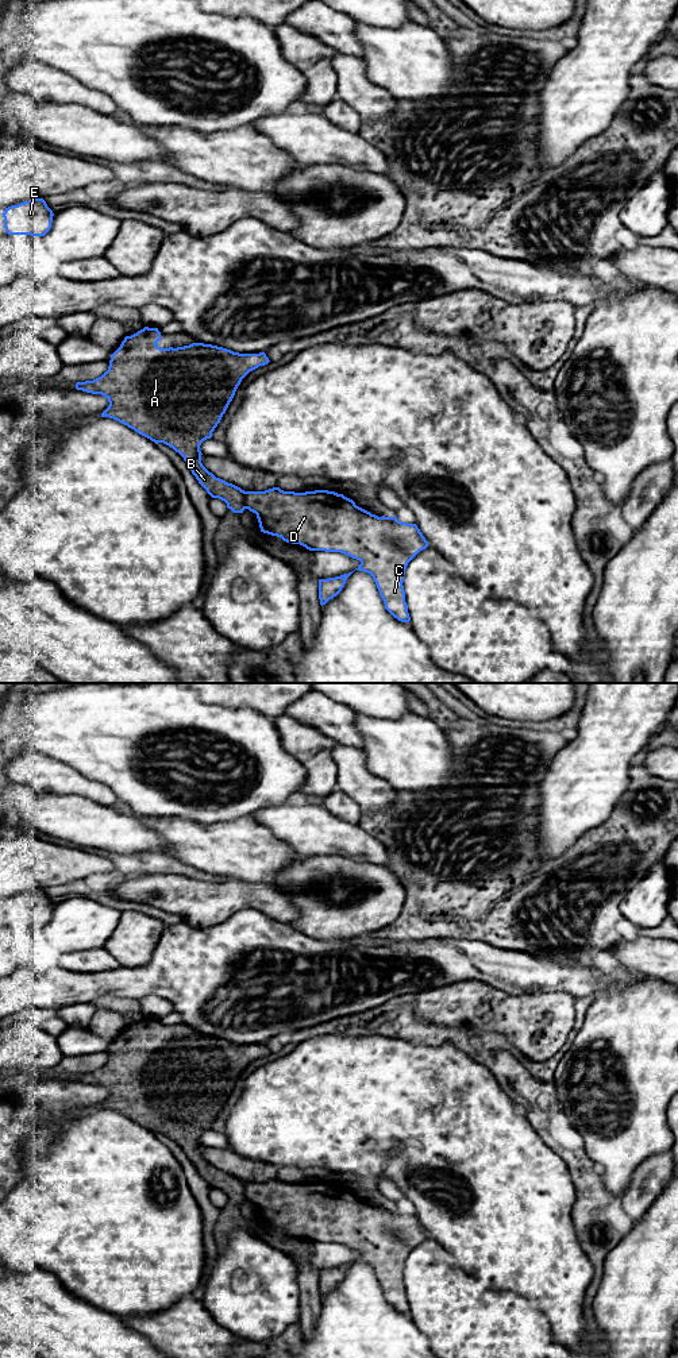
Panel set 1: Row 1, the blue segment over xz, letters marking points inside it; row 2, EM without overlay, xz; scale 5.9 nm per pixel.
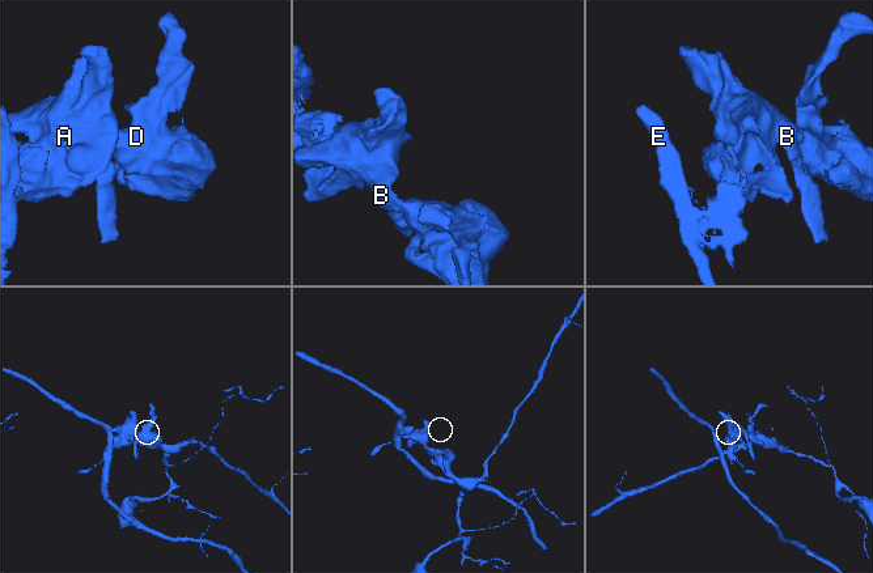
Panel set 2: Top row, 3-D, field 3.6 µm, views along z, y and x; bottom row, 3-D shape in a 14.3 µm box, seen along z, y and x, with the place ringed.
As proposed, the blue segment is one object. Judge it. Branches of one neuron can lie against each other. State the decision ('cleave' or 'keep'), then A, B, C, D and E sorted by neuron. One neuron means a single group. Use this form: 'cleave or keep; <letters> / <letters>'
cleave; A B E / C D

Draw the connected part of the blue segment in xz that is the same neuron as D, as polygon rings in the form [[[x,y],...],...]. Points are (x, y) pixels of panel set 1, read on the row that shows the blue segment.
[[[273,487],[265,491],[246,491],[244,506],[257,514],[263,533],[300,544],[309,551],[340,552],[359,560],[361,564],[355,570],[373,576],[385,609],[401,622],[411,621],[402,586],[404,575],[408,563],[428,547],[416,524],[401,522],[396,516],[378,517],[343,494],[328,490],[294,493]]]

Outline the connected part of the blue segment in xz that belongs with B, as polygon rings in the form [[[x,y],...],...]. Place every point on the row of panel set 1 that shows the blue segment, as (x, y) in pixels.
[[[149,327],[126,336],[111,355],[108,370],[93,381],[77,382],[76,389],[104,396],[109,405],[101,417],[113,418],[155,444],[173,448],[212,498],[224,501],[234,513],[243,513],[246,491],[209,472],[201,463],[200,445],[212,437],[242,379],[270,360],[265,352],[239,354],[204,343],[161,348],[159,340],[158,328]]]

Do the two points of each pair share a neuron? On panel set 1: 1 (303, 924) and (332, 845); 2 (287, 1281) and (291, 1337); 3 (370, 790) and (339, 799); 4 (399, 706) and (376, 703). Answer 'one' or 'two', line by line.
1: two
2: two
3: two
4: one

